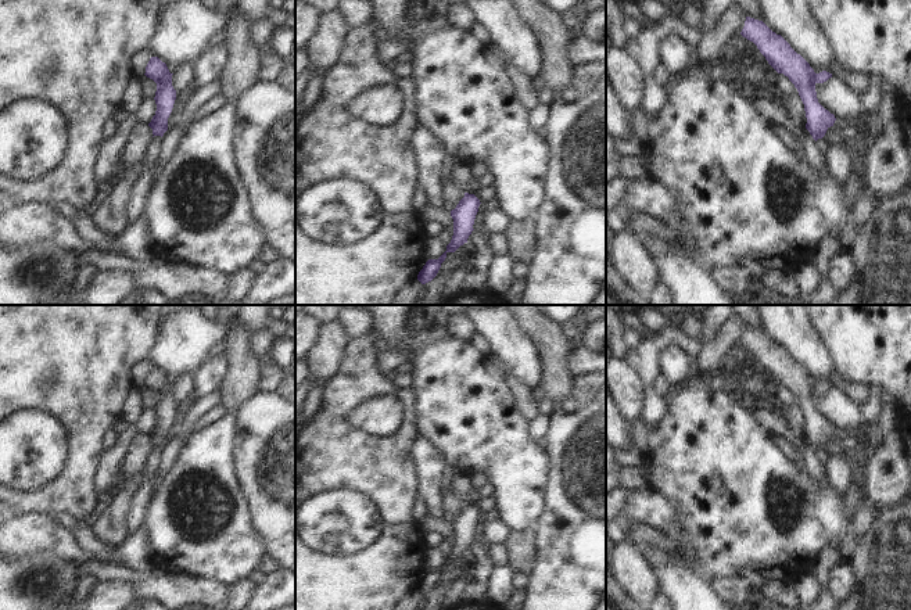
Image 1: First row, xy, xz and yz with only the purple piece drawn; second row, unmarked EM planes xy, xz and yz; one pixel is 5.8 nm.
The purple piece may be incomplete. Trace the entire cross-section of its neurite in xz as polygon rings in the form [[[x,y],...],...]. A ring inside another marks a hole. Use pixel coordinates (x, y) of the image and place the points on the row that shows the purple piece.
[[[465,193],[455,209],[451,211],[453,219],[453,236],[446,245],[446,251],[438,259],[428,259],[417,274],[422,284],[431,281],[445,261],[448,252],[455,252],[460,245],[467,243],[471,234],[476,215],[478,212],[480,200],[474,194]]]

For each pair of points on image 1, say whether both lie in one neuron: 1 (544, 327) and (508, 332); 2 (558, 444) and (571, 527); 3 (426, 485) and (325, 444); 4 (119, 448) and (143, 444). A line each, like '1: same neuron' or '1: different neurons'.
1: different neurons
2: same neuron
3: different neurons
4: different neurons

